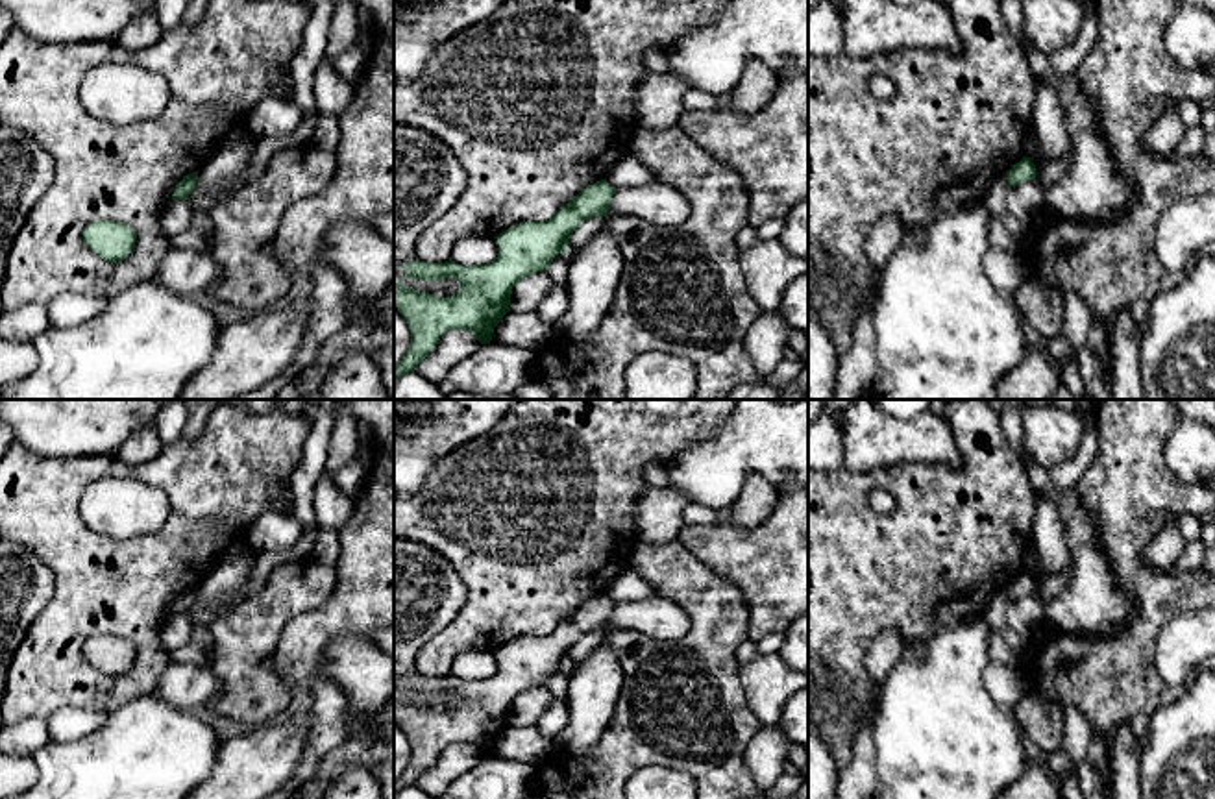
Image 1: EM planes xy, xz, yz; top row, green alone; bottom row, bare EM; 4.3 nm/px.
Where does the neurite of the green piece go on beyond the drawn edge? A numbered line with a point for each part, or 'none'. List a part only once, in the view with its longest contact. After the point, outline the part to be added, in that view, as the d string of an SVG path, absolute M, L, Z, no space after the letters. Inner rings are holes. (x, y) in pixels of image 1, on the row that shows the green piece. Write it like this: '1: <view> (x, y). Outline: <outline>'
none

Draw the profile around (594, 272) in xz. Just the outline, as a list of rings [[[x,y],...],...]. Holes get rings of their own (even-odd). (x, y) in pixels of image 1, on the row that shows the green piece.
[[[607,226],[584,250],[568,253],[568,259],[568,309],[553,324],[551,337],[584,342],[614,301],[625,259]]]

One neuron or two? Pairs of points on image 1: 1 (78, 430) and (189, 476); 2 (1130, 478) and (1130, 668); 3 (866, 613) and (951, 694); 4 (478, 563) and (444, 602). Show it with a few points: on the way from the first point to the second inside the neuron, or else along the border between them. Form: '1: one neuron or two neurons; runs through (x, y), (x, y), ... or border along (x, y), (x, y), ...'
1: two neurons; border along (71, 455), (115, 457)
2: one neuron; runs through (1130, 526), (1130, 570), (1143, 585), (1143, 620)
3: two neurons; border along (945, 629), (905, 646)
4: two neurons; border along (433, 550), (466, 592), (450, 622)

